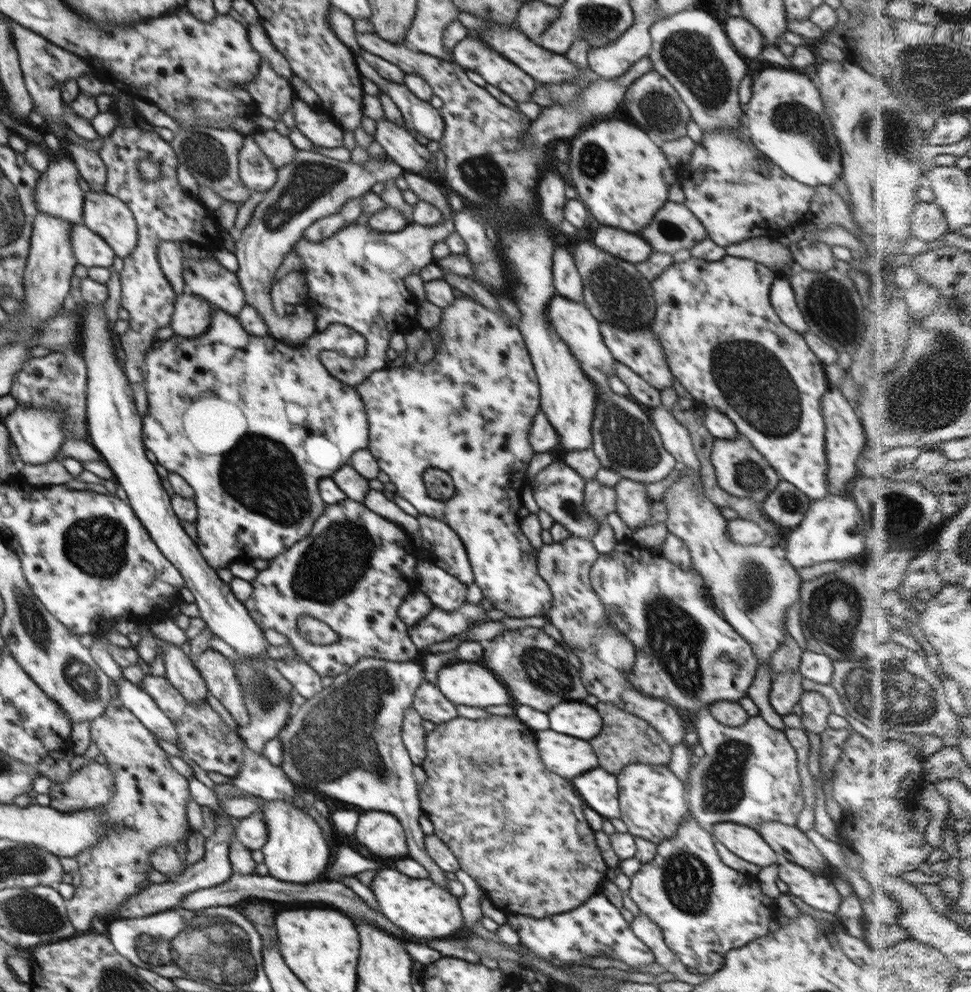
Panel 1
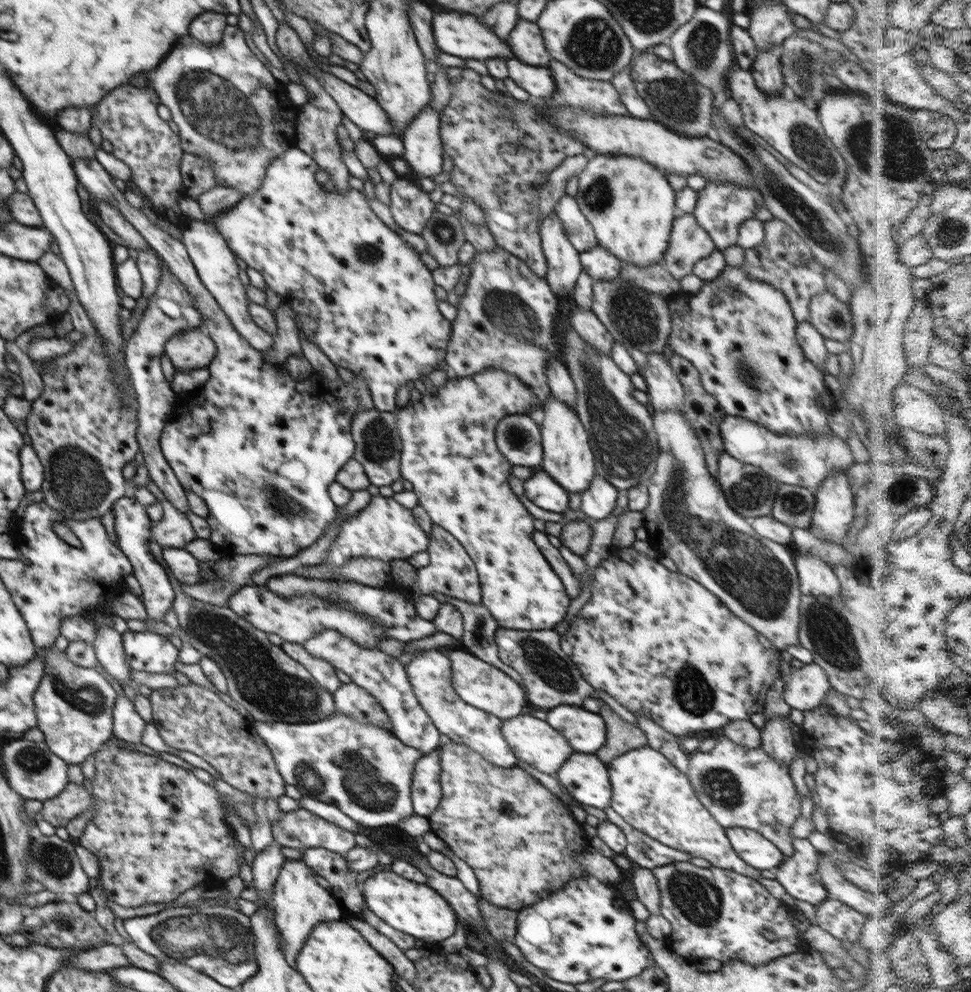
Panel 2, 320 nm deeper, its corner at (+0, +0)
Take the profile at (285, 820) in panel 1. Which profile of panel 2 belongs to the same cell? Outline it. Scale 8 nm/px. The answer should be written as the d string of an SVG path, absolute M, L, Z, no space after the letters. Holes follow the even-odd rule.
M286 859L275 880L273 889L274 919L277 930L285 940L284 959L290 967L296 967L296 957L305 940L317 924L329 920L341 920L345 914L342 906L331 893L318 884L315 872L303 859Z

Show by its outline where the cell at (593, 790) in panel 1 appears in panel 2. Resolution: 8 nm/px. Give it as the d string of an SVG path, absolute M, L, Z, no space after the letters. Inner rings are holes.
M572 753L559 768L557 780L576 798L579 806L606 810L612 804L607 765L595 754Z

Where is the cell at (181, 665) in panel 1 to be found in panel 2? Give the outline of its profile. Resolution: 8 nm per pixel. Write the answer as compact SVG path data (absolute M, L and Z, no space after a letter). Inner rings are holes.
M126 495L114 501L110 510L114 516L117 541L120 549L132 563L134 578L142 586L141 600L145 604L148 619L163 621L164 615L172 609L175 600L175 592L172 588L172 579L165 569L156 561L149 548L151 537L151 519L146 513L145 505L140 504L134 496Z

